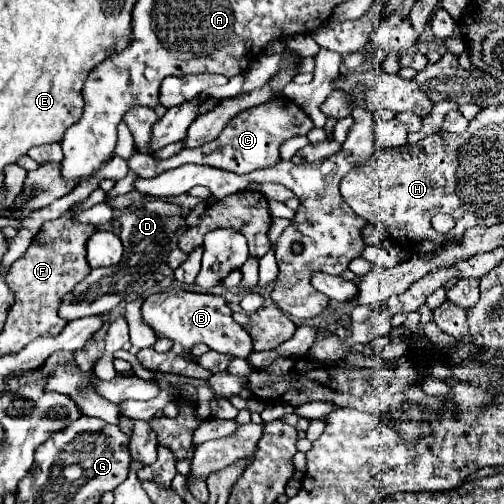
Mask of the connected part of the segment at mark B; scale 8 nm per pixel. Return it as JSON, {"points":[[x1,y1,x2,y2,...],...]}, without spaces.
{"points":[[178,288,150,294,142,304,142,320,154,330,158,340,166,338,172,342,172,348,168,352,156,352,154,346,138,352,136,358,146,370,202,378,209,381,218,396,238,394,245,387,243,378,232,375,228,371,211,374,207,370,202,370,198,362,188,358,196,344,206,344,216,352,234,354,236,358,248,358,248,354,252,352,252,338,240,324,234,322,232,310,224,296,188,292,188,290,178,290]]}

